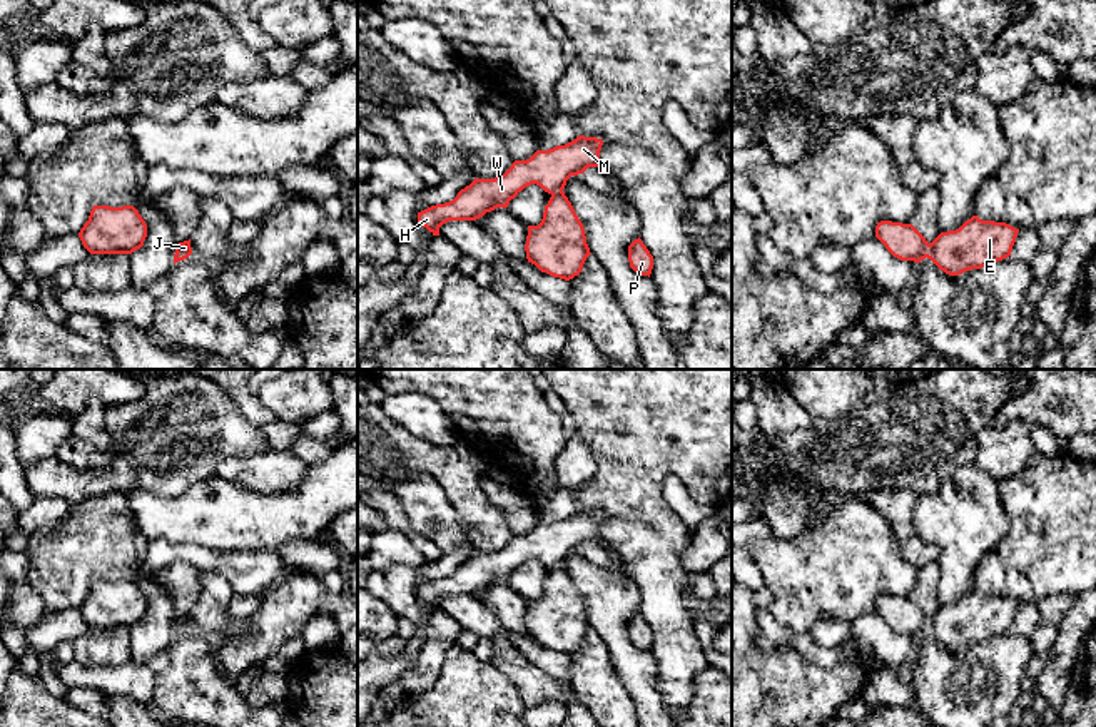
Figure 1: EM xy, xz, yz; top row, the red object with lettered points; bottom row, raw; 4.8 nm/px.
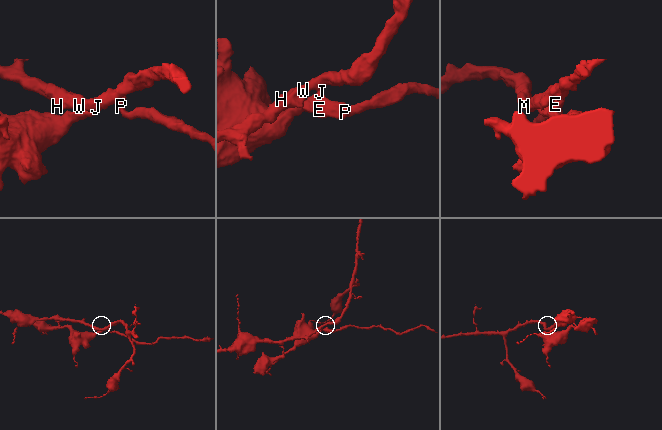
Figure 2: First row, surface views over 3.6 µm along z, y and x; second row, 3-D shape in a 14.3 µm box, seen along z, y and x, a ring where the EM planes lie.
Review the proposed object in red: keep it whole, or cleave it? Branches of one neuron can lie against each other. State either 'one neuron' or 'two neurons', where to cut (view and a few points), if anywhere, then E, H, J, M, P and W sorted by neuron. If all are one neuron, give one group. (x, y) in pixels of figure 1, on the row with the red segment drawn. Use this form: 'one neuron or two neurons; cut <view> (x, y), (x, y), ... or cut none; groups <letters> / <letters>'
two neurons; cut yz (929, 244), (924, 256); groups E J P / H M W

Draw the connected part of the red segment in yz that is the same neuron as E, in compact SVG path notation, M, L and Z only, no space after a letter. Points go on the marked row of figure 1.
M972 216L959 229L941 232L927 251L941 271L959 276L981 269L1011 256L1019 229Z

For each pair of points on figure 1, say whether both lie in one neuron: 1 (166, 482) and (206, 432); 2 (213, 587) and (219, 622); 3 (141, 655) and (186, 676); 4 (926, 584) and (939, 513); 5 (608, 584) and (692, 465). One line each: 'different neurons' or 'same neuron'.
1: same neuron
2: same neuron
3: different neurons
4: different neurons
5: different neurons

